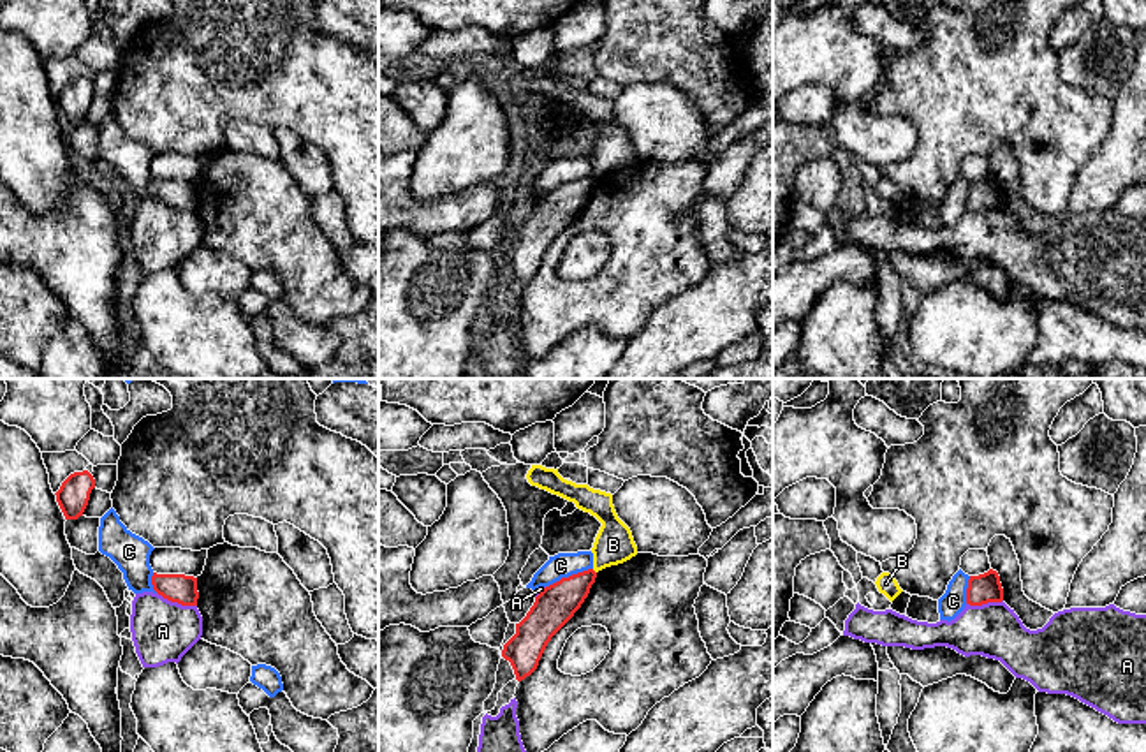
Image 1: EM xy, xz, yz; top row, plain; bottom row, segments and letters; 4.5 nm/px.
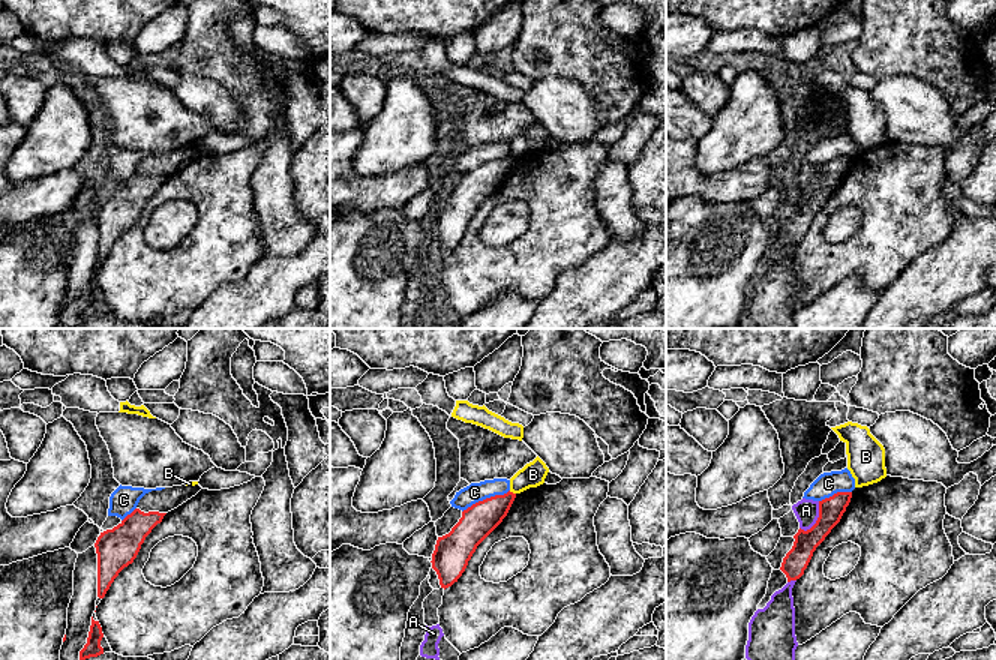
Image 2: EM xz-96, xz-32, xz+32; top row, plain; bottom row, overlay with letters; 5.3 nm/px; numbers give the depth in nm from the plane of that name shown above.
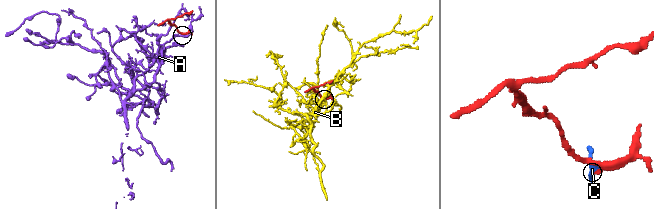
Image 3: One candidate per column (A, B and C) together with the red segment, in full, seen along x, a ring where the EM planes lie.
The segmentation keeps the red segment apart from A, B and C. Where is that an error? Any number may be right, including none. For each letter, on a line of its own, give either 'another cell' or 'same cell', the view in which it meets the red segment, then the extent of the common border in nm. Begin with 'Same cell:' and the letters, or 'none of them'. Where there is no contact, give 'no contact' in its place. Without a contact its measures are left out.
Same cell: none of them
A: another cell | xy | 200 nm
B: another cell | xz | 30 nm
C: another cell | xz | 240 nm

